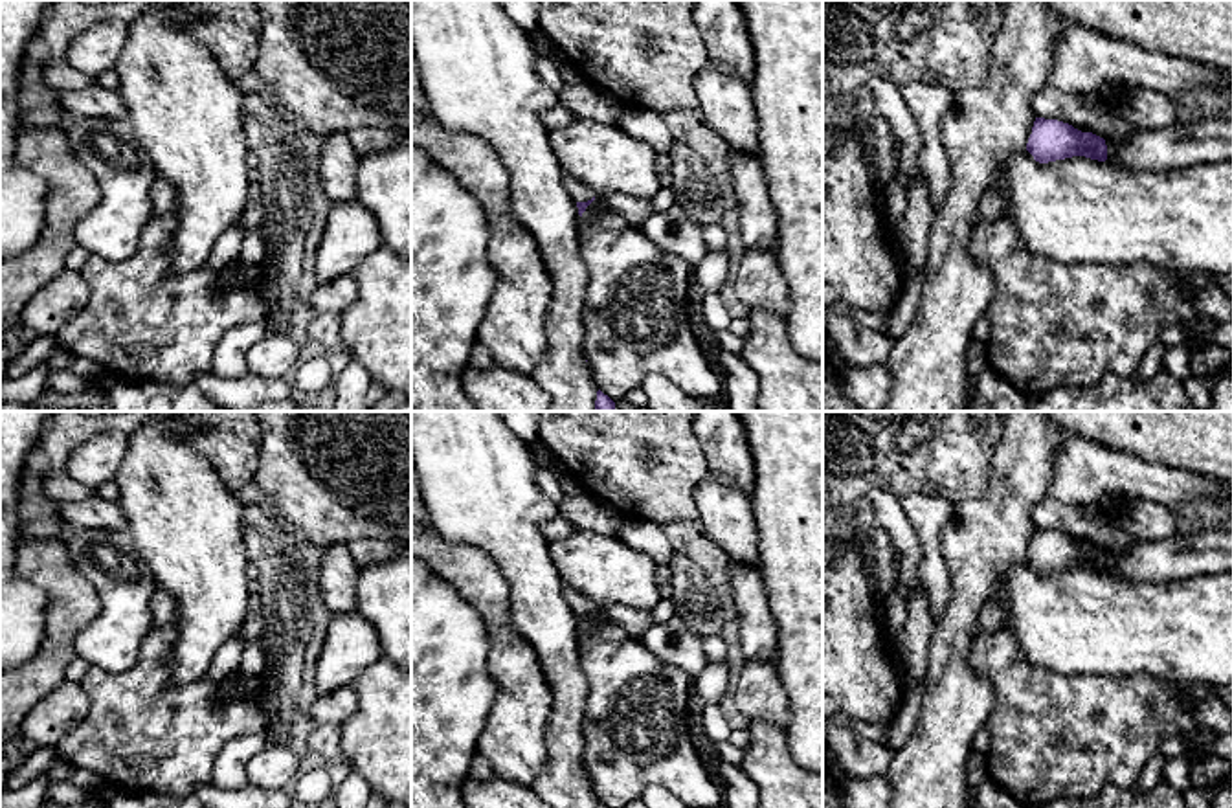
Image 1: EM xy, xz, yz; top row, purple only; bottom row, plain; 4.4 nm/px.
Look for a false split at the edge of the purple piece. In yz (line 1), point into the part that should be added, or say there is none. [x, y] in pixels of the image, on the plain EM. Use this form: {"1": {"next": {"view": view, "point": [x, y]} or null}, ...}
{"1": {"next": null}}

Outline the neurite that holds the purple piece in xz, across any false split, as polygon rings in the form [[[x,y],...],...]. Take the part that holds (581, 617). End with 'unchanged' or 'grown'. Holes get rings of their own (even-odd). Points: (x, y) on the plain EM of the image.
[[[564,586],[564,599],[567,600],[567,604],[577,613],[578,626],[582,628],[586,619],[595,612],[593,602],[588,597],[584,597],[582,593],[578,593],[577,589],[569,588],[569,586]]]; grown

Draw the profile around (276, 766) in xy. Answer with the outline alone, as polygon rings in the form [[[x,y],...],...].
[[[268,744],[248,762],[248,784],[266,790],[292,790],[301,762],[288,746]]]

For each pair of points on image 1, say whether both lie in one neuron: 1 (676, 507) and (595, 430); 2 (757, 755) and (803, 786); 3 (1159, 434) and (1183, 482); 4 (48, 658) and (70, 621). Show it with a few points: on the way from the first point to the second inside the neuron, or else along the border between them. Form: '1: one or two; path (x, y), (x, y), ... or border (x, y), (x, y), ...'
1: one; path (656, 487), (616, 447)
2: one; path (768, 766), (792, 786)
3: two; border (1135, 454), (1199, 472), (1212, 480)
4: one; path (57, 649), (61, 630)

